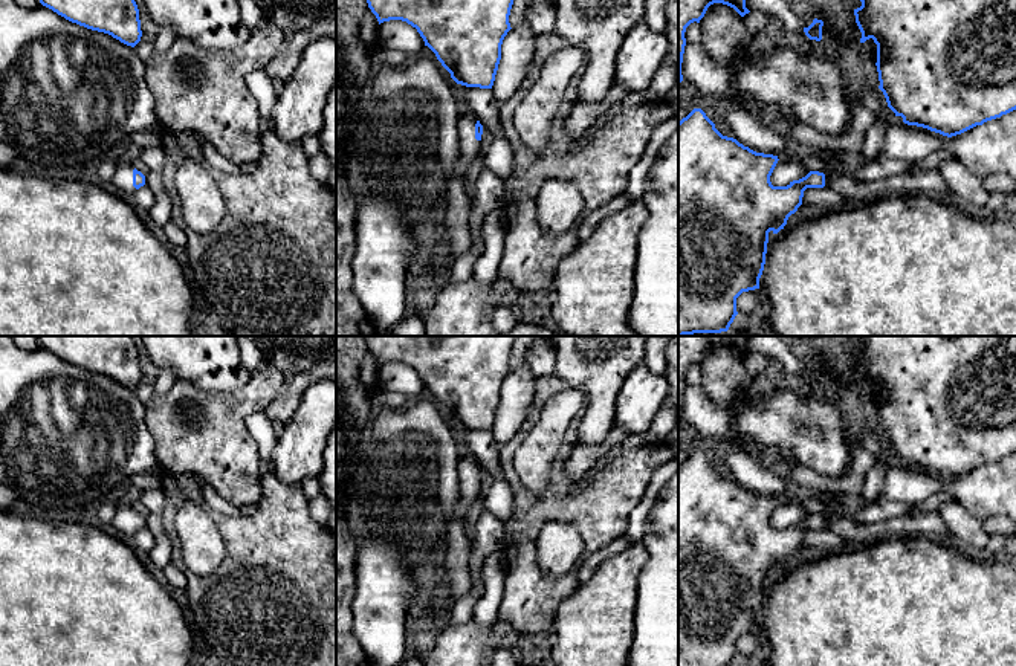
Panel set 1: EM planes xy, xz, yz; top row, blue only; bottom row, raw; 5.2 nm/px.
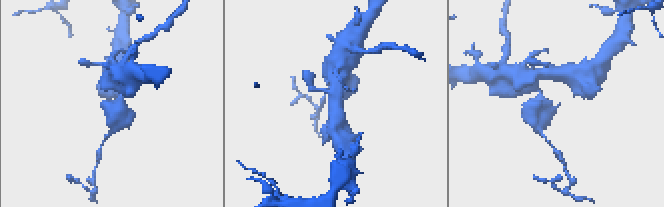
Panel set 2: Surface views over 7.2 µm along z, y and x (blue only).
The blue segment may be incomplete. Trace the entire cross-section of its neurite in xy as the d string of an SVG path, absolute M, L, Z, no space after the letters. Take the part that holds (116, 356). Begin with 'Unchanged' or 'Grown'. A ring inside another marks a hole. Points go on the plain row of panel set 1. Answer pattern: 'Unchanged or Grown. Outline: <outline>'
Unchanged. Outline: M40 336L40 345L66 362L134 390L142 379L133 336Z

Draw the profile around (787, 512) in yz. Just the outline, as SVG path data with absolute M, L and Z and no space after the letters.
M779 501L772 518L770 524L773 529L787 529L793 522L805 519L810 513L802 507L801 501Z

